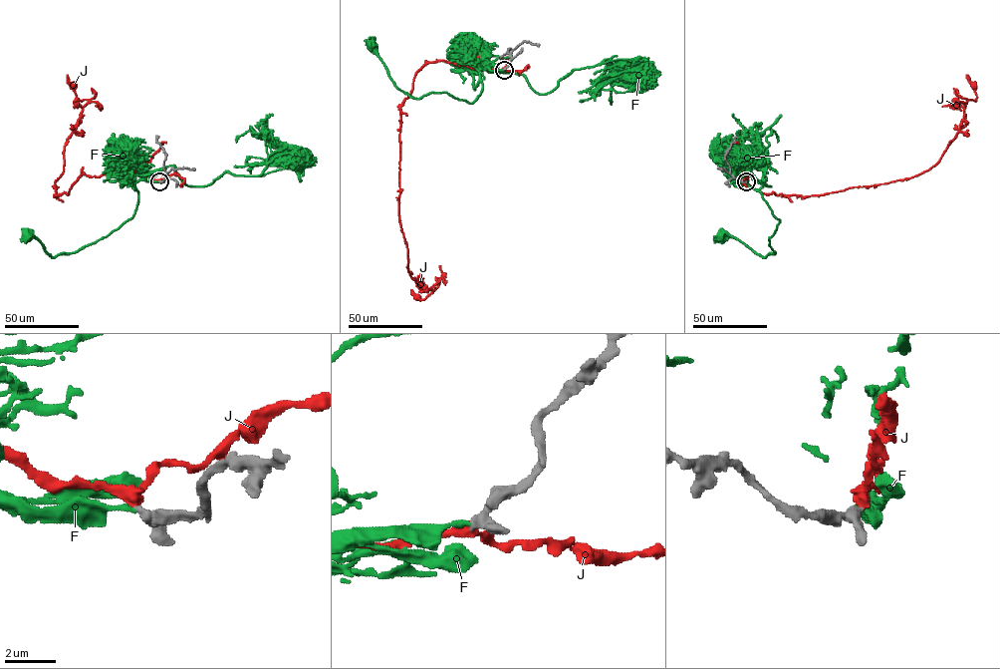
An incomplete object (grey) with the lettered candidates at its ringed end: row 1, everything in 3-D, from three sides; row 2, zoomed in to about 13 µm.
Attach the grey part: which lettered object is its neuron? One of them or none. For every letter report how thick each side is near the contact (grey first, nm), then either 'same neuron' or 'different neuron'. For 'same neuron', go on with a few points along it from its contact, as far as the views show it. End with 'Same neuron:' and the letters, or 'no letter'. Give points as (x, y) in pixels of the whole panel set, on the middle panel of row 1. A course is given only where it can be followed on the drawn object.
F: 320 nm thick on the grey side, 190 nm on the other; different neuron
J: 300 nm thick on the grey side, 360 nm on the other; same neuron; it runs (504, 69), (426, 63), (400, 107), (398, 219), (407, 267), (415, 280), (433, 291), (417, 297)
Same neuron: J

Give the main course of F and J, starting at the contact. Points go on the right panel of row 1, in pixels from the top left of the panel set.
F: (746, 181), (746, 177), (780, 220), (769, 238), (776, 252), (763, 257), (722, 234)
J: (746, 180), (746, 172), (737, 176), (765, 193), (806, 196), (916, 175), (955, 137), (973, 86)

